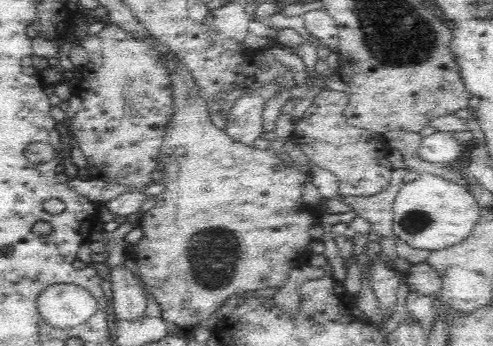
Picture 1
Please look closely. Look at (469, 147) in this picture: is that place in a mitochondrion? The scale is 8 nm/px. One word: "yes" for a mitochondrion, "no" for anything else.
no

